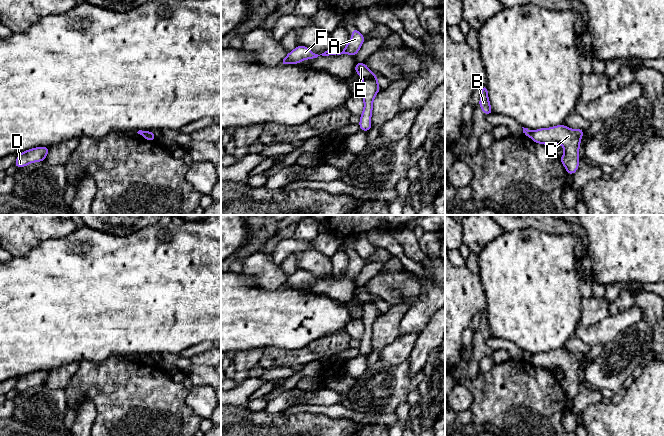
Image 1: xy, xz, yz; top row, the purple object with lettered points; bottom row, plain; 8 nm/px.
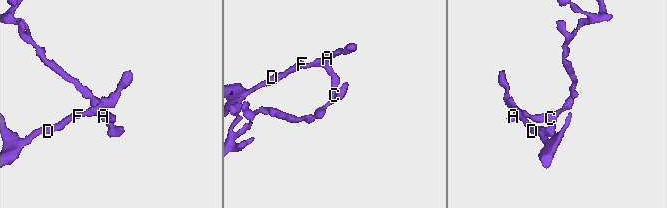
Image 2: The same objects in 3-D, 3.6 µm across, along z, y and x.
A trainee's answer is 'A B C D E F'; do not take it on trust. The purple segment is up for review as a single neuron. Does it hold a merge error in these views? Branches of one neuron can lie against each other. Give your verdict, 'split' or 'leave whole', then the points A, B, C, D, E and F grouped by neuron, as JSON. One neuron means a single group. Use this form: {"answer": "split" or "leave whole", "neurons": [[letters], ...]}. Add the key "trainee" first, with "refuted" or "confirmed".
{"trainee": "refuted", "answer": "split", "neurons": [["A", "B", "D", "E", "F"], ["C"]]}

